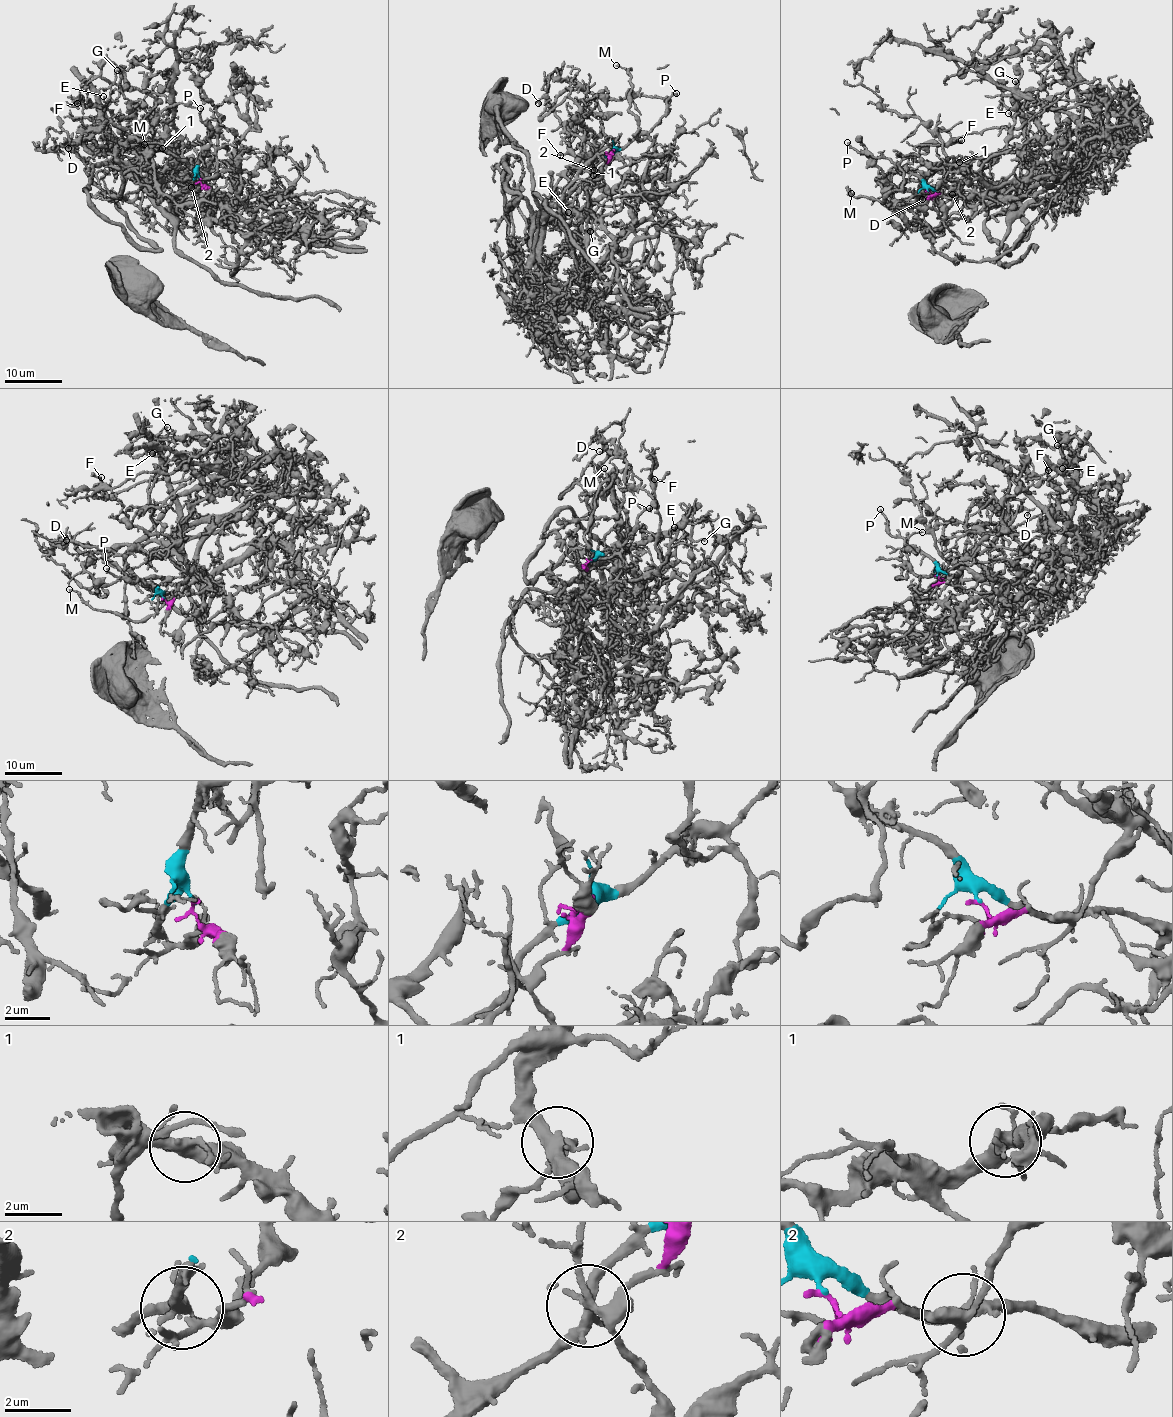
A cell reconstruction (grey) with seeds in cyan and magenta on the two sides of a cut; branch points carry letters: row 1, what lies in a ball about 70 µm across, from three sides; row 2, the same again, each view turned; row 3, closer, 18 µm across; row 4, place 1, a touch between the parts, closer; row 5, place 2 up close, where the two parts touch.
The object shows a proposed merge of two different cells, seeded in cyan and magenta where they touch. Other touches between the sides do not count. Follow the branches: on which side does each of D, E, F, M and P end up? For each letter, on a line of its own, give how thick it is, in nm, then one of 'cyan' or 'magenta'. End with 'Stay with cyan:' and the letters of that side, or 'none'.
D: 110 nm | magenta
E: 100 nm | cyan
F: 140 nm | magenta
M: 120 nm | cyan
P: 140 nm | cyan
Stay with cyan: E, M, P

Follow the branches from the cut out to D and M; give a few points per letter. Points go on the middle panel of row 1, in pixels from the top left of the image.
D: (612, 152), (599, 172), (606, 193), (587, 167), (602, 131), (598, 101), (567, 80), (547, 77), (539, 102)
M: (612, 152), (638, 136), (648, 138), (635, 136), (636, 115), (629, 109), (631, 76), (616, 66)

